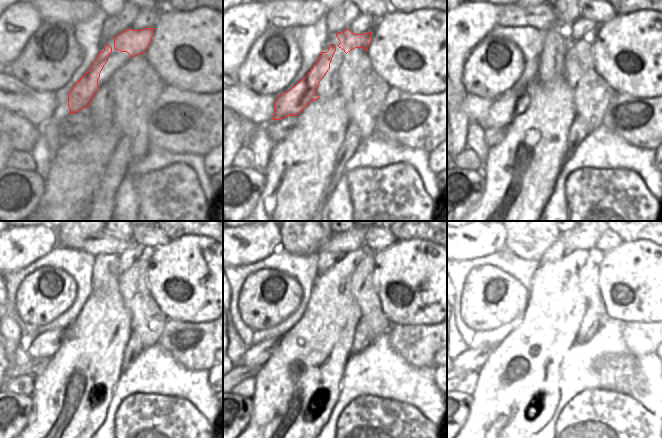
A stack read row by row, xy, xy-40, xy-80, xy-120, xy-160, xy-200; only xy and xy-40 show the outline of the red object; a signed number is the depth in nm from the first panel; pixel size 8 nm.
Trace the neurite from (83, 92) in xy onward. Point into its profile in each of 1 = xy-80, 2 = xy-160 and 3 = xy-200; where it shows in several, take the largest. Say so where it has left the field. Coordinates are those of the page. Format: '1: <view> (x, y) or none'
1: xy-80 (502, 112)
2: xy-160 (255, 356)
3: xy-200 (470, 360)

